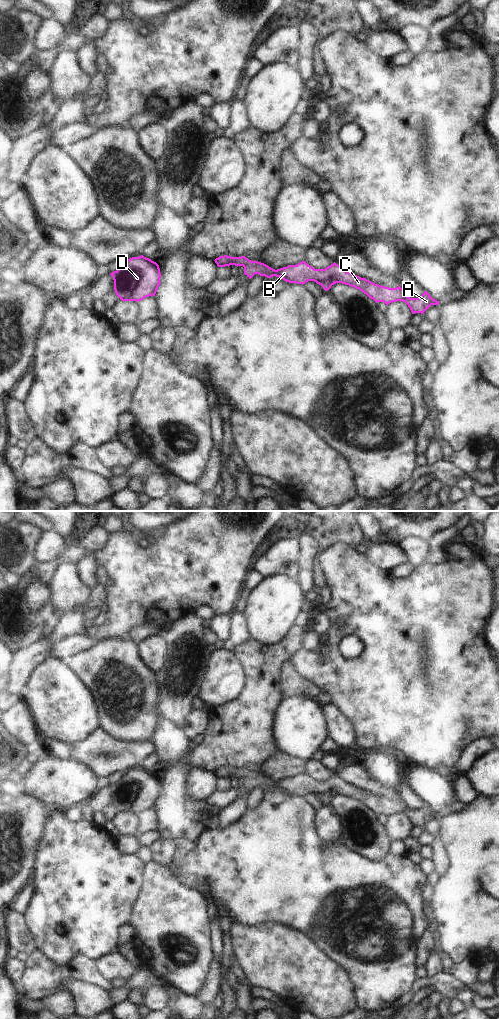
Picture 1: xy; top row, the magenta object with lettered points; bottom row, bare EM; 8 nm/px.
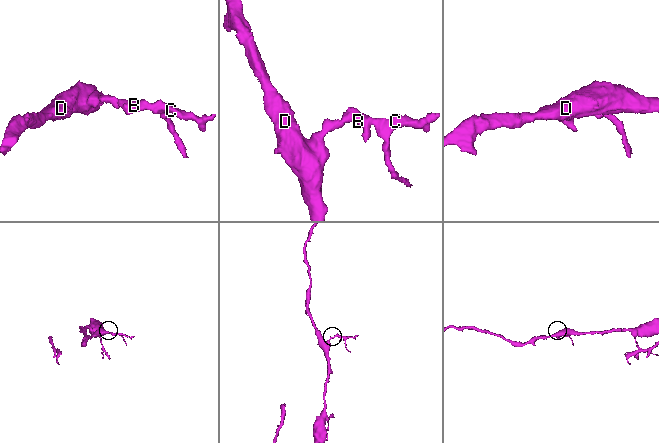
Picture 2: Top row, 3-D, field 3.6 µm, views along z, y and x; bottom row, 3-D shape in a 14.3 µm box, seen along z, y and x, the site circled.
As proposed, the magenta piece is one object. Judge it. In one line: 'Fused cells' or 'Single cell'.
Single cell

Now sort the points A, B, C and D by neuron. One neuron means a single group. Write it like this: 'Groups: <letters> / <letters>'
Groups: A B C D

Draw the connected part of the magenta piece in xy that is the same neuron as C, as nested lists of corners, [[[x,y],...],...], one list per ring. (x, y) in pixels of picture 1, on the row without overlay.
[[[224,767],[216,770],[214,773],[218,779],[229,779],[230,777],[235,777],[237,779],[243,778],[244,786],[247,787],[249,791],[255,786],[259,786],[267,790],[273,788],[280,789],[286,794],[302,797],[308,793],[314,793],[321,797],[326,803],[328,803],[332,797],[342,795],[359,801],[377,815],[384,814],[388,817],[392,814],[403,813],[408,817],[412,826],[424,826],[431,817],[439,817],[439,813],[433,811],[426,803],[418,810],[410,810],[400,798],[389,800],[375,796],[366,790],[361,790],[344,782],[335,774],[325,781],[314,781],[305,773],[302,773],[297,777],[288,777],[287,779],[275,782],[264,775],[251,773],[245,768],[231,769]]]

